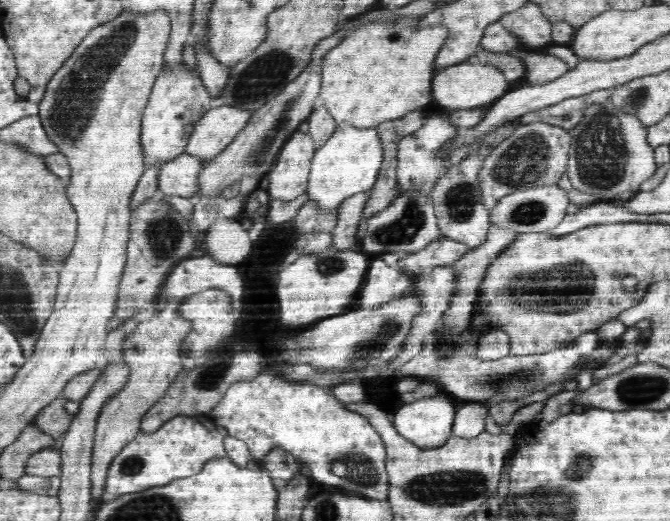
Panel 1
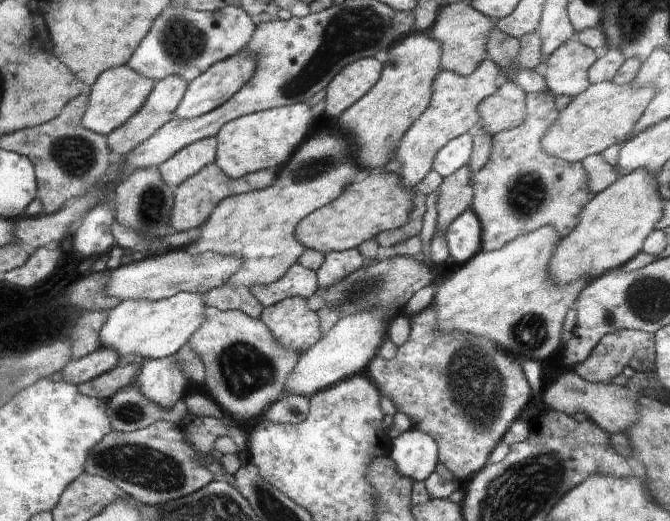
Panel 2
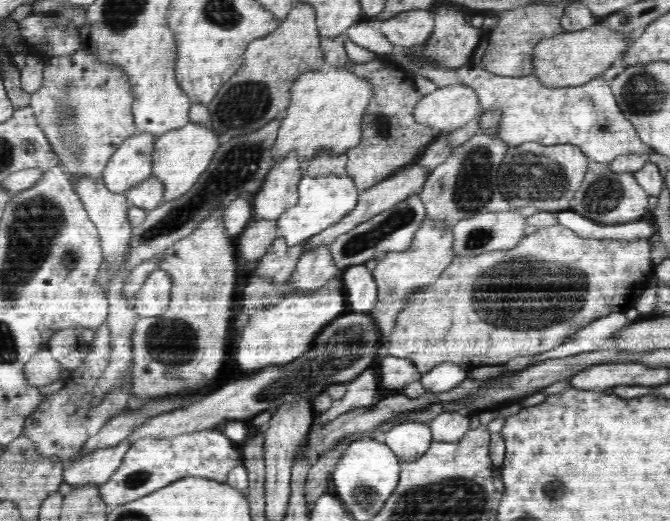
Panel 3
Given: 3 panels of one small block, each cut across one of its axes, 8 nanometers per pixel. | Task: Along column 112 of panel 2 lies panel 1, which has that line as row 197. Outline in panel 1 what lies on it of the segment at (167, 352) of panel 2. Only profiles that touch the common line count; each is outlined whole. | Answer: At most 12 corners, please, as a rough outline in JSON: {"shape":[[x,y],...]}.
{"shape":[[337,125],[316,150],[307,195],[326,211],[371,190],[378,127]]}

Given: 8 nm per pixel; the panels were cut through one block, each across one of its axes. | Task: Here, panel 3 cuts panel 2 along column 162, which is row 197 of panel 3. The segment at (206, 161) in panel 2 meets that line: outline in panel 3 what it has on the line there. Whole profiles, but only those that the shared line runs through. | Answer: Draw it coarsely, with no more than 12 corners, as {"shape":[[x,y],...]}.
{"shape":[[190,121],[154,141],[163,202],[208,170],[219,135]]}

